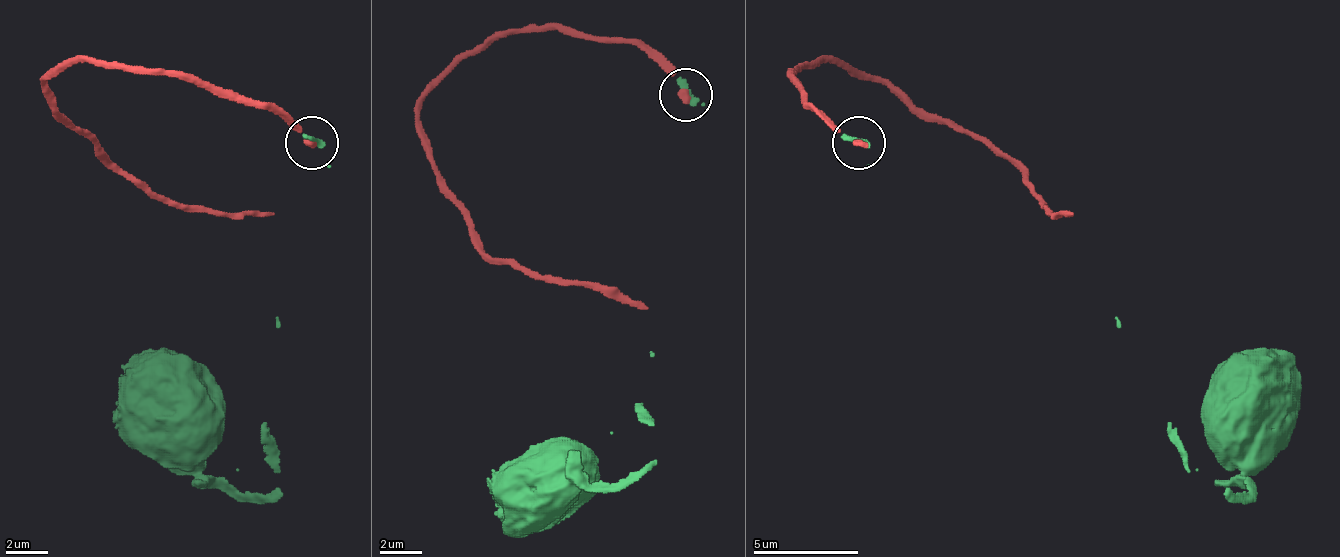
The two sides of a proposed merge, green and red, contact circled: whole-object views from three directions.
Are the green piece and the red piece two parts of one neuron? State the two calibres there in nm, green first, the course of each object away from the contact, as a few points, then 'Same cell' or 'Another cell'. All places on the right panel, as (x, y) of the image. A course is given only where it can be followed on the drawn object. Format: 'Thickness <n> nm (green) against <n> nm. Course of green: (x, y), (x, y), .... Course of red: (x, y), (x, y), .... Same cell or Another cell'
Thickness 340 nm (green) against 260 nm. Course of green: (860, 144), (871, 165), (1113, 318), (1172, 444), (1187, 471), (1245, 492), (1245, 450), (1251, 423). Course of red: (860, 144), (791, 80), (813, 64), (850, 64), (871, 80), (892, 80), (1024, 170), (1050, 212), (1071, 212). Another cell

